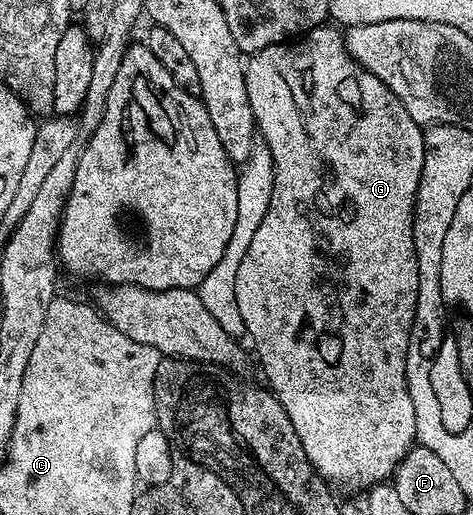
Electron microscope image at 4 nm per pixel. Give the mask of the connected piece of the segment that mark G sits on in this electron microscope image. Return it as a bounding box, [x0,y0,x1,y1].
[235,24,425,488]

